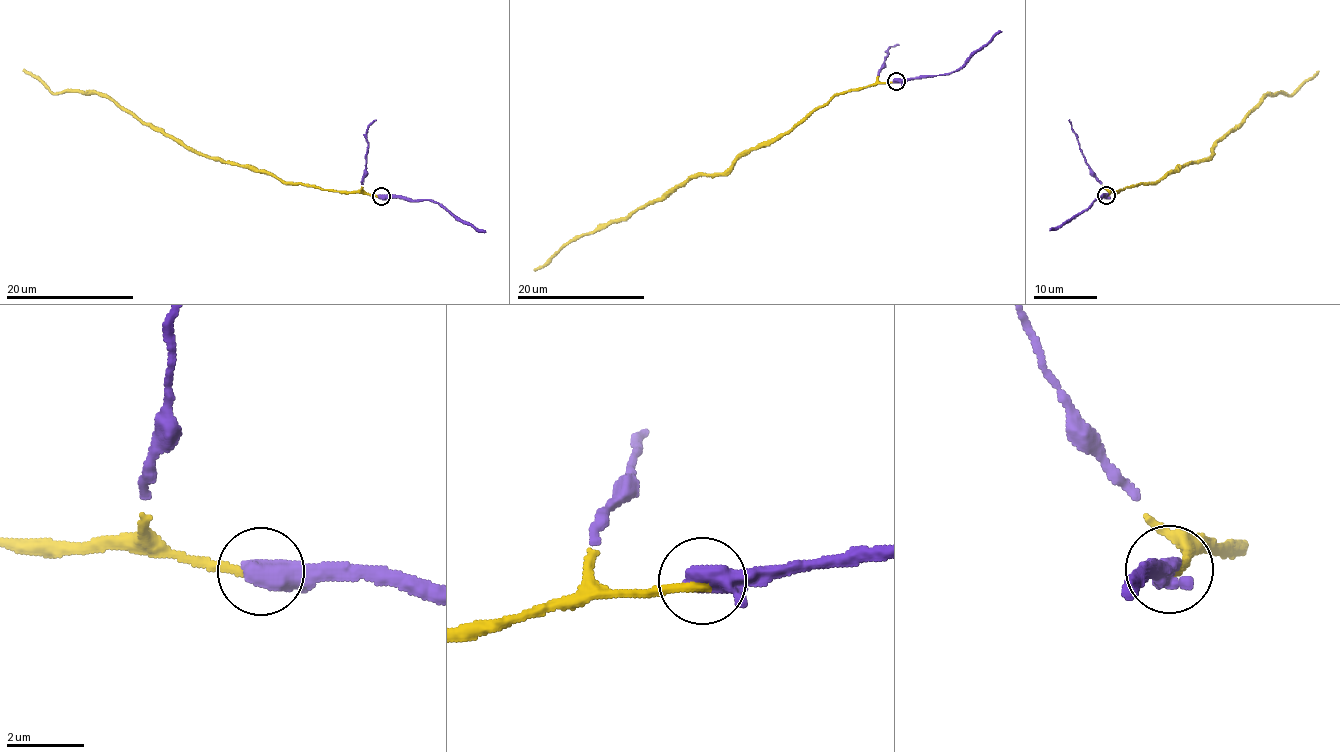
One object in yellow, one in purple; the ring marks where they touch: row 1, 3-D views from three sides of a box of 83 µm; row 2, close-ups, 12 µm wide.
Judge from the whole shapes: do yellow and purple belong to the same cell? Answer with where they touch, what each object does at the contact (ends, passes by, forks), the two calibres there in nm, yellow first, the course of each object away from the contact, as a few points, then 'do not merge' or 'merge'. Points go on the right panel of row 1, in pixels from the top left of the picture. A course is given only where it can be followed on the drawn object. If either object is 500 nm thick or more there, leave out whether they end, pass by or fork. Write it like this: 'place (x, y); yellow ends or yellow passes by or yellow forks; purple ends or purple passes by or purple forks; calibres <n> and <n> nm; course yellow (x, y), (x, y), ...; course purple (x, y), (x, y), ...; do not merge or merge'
place (1106, 195); yellow ends; purple passes by; calibres 280 and 480 nm; course yellow (1107, 195), (1155, 183), (1184, 165), (1211, 156), (1212, 148), (1268, 94), (1290, 95), (1319, 70); course purple (1107, 195), (1097, 198), (1070, 219), (1050, 230); merge

